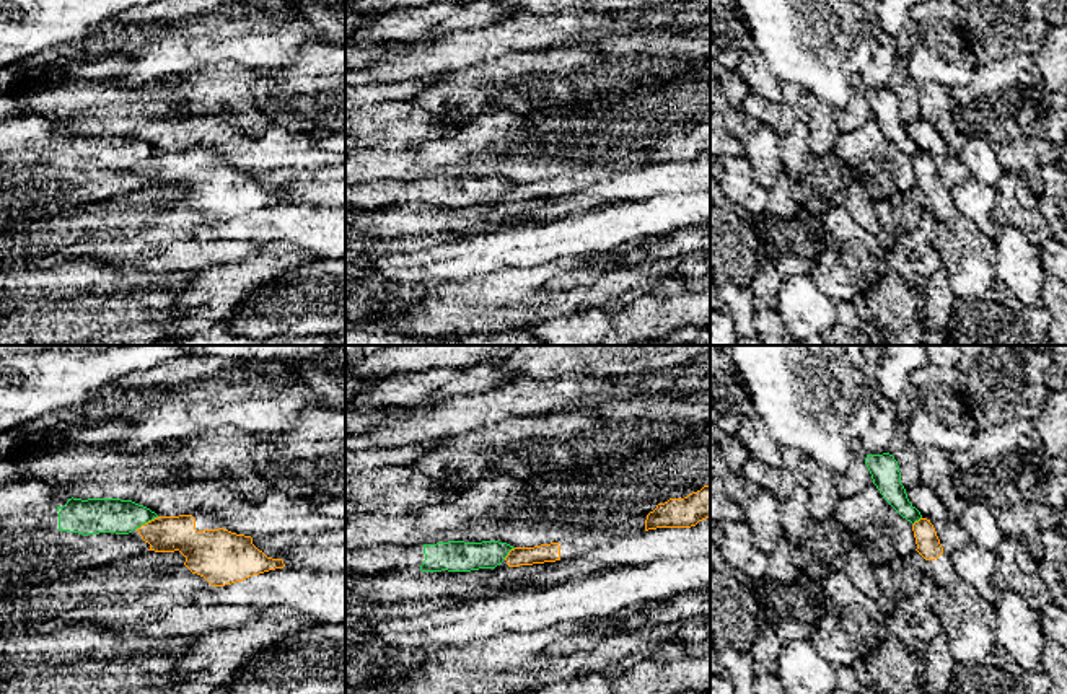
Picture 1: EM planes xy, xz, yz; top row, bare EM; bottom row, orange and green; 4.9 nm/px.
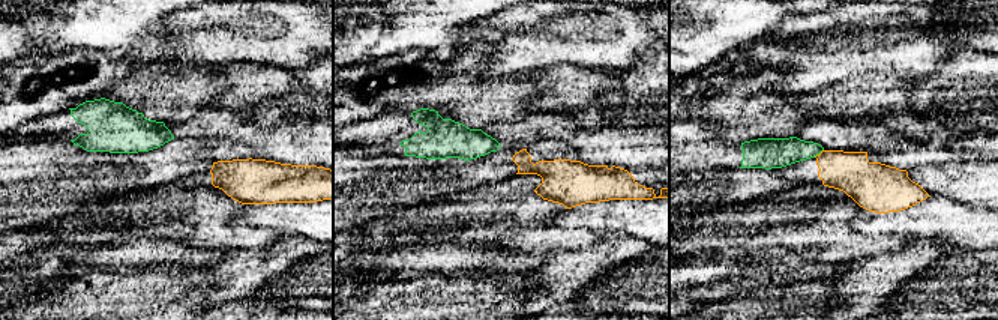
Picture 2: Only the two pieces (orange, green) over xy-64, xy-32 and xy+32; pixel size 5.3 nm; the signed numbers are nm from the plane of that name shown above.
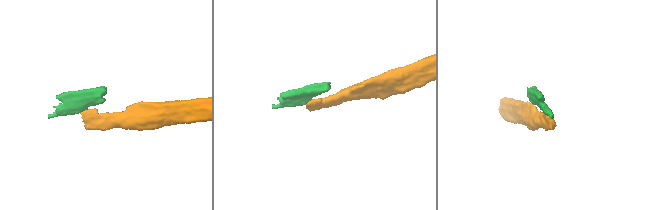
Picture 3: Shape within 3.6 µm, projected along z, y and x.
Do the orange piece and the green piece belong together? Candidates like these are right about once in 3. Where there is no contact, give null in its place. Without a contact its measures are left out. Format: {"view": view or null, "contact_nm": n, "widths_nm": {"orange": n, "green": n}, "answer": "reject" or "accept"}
{"view": "xy", "contact_nm": 130, "widths_nm": {"orange": 180, "green": 180}, "answer": "reject"}

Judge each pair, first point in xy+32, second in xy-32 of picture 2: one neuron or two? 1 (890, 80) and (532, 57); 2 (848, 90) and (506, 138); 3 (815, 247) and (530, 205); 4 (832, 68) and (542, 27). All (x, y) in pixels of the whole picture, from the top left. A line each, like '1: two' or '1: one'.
1: two
2: two
3: two
4: one

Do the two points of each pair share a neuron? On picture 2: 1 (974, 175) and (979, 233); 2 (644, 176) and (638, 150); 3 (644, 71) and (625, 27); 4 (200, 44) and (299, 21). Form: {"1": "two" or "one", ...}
{"1": "two", "2": "two", "3": "two", "4": "one"}

